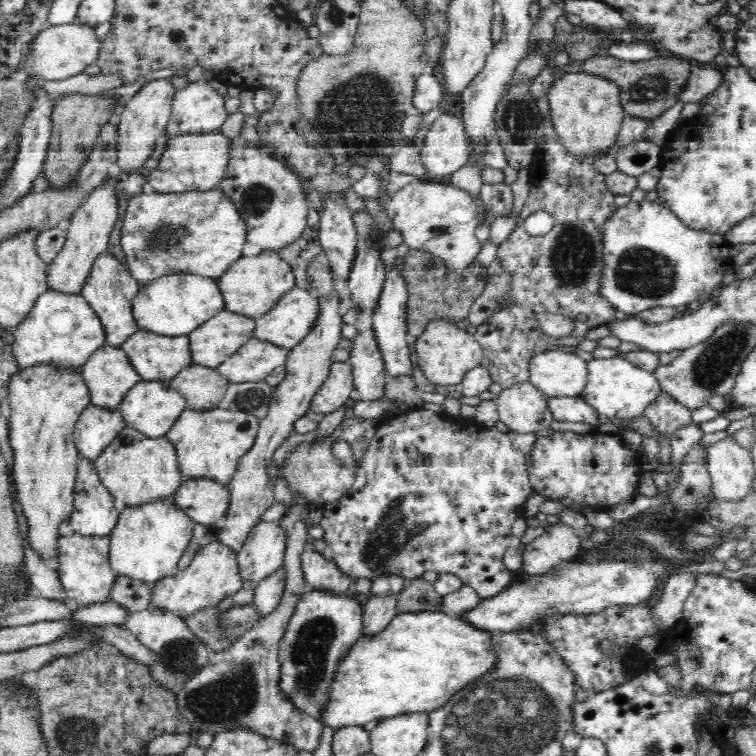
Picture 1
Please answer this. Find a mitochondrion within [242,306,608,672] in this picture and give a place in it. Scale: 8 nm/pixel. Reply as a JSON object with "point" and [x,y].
{"point":[386,543]}

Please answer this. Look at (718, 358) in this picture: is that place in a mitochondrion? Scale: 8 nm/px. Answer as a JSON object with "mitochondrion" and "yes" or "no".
{"mitochondrion":"yes"}

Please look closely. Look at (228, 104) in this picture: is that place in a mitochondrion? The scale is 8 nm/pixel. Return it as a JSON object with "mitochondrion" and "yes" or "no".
{"mitochondrion":"no"}

